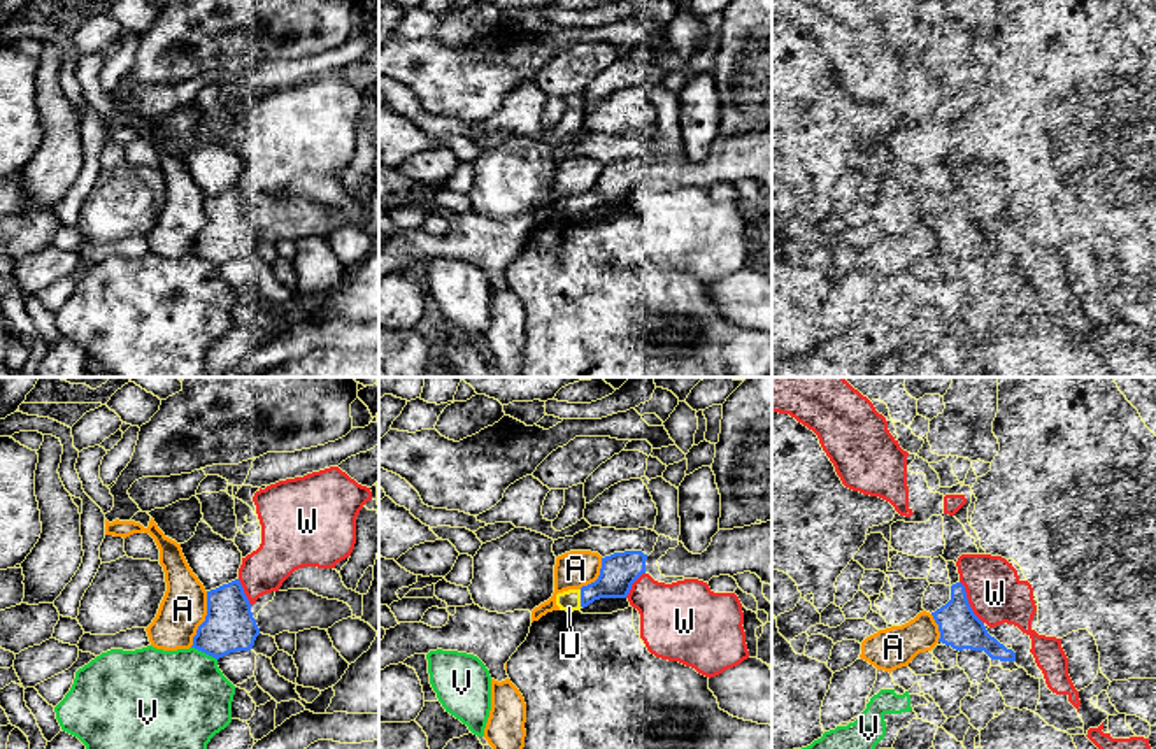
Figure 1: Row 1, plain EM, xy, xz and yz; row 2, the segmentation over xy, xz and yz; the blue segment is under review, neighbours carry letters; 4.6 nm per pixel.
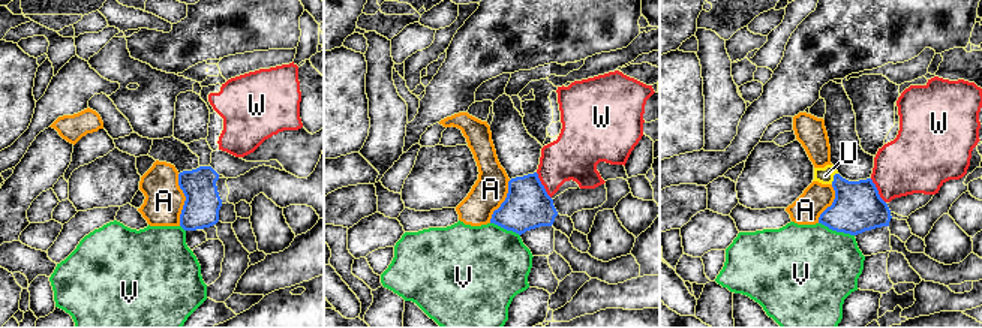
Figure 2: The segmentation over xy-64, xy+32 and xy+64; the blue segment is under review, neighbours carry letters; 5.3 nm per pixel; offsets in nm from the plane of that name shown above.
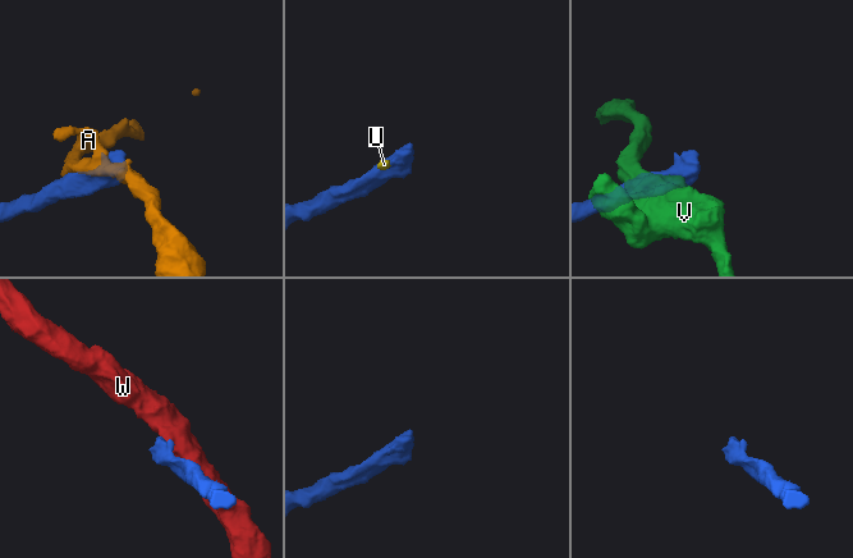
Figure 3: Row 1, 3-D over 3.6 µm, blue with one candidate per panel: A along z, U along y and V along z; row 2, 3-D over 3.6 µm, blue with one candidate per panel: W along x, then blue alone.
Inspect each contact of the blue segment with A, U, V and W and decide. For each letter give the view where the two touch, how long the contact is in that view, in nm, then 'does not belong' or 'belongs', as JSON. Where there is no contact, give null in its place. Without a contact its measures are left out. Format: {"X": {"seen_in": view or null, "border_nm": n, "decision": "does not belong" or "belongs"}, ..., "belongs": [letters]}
{"A": {"seen_in": "xy", "border_nm": 260, "decision": "does not belong"}, "U": {"seen_in": "xz", "border_nm": 90, "decision": "belongs"}, "V": {"seen_in": "xy", "border_nm": 140, "decision": "does not belong"}, "W": {"seen_in": "yz", "border_nm": 220, "decision": "does not belong"}, "belongs": ["U"]}

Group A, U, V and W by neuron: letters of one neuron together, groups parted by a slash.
A / U / V / W

